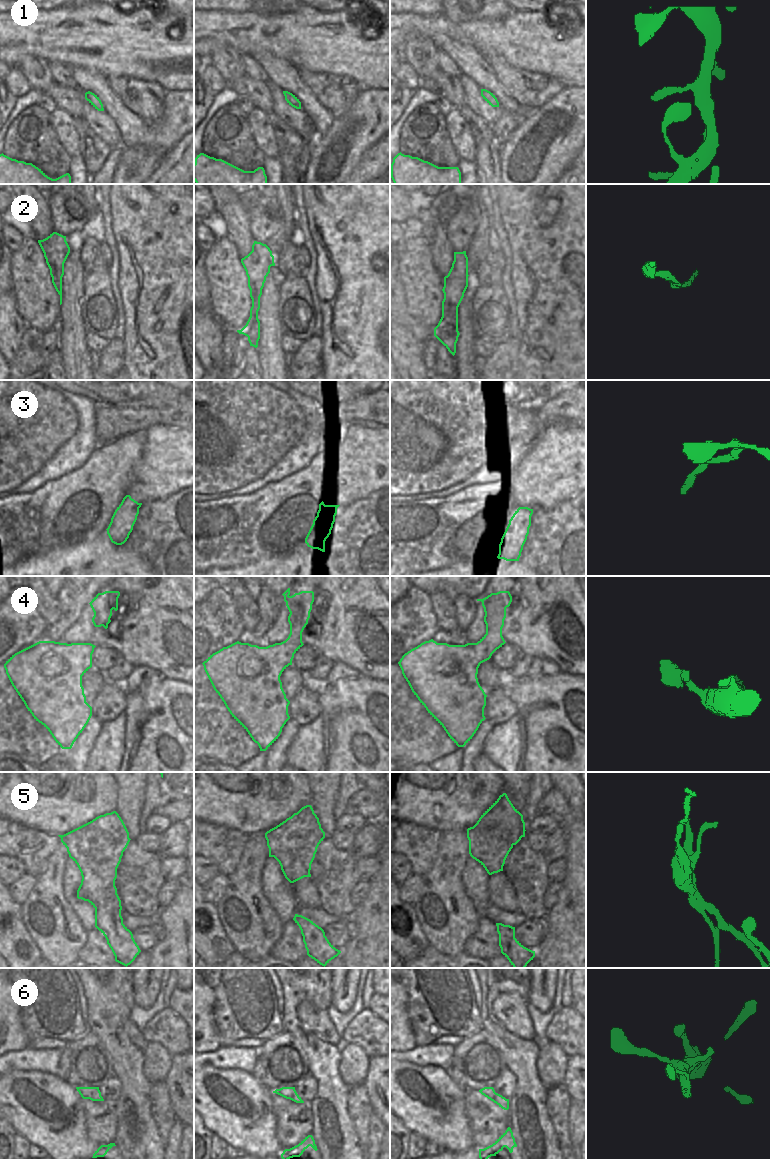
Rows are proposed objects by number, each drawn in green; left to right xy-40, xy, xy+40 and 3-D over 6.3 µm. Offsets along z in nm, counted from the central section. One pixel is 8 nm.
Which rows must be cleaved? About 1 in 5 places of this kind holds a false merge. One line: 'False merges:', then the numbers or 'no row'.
False merges: 5

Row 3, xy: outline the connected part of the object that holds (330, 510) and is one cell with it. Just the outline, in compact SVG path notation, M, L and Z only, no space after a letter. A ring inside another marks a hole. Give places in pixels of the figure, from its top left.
M323 501L319 504L317 516L305 538L308 547L325 552L325 541L331 534L339 506L325 505Z

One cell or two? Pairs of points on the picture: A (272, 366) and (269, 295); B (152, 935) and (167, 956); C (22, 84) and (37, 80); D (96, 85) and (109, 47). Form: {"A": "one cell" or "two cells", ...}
{"A": "one cell", "B": "two cells", "C": "two cells", "D": "two cells"}

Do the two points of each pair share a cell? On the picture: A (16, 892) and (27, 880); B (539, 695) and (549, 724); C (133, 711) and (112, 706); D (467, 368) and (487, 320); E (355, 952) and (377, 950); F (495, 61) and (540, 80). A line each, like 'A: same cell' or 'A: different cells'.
A: same cell
B: same cell
C: different cells
D: different cells
E: same cell
F: same cell

